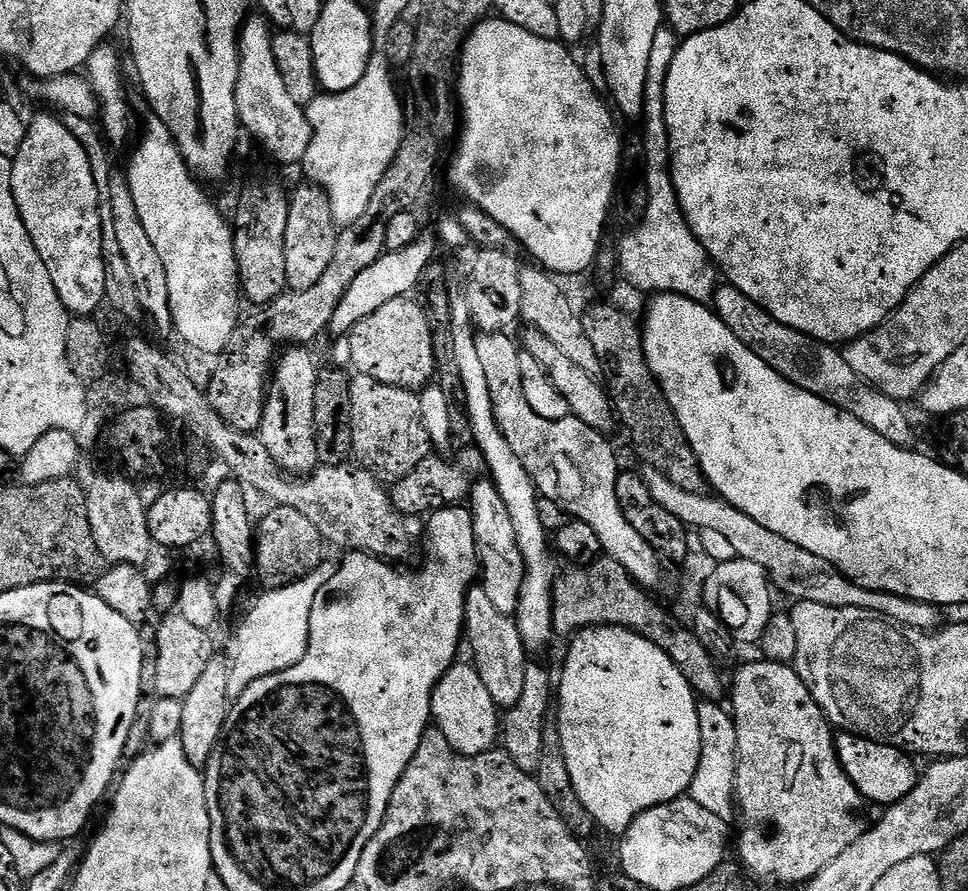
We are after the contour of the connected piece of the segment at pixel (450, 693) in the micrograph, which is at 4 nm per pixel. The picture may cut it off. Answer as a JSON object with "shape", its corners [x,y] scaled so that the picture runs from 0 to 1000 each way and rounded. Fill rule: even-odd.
{"shape":[[[472,743],[450,767],[446,777],[445,811],[461,828],[463,836],[476,848],[509,843],[519,826],[519,804],[510,783],[506,783],[494,752],[487,744]]]}

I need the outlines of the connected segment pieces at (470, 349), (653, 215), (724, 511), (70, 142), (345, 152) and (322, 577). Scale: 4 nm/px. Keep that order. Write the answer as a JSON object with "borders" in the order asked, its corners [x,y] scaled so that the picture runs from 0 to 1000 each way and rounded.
{"borders":[[[[478,327],[466,329],[467,347],[465,348],[465,366],[469,379],[469,402],[471,416],[475,420],[475,431],[479,435],[477,452],[483,465],[483,475],[488,477],[487,493],[492,494],[500,516],[504,520],[503,533],[511,543],[514,554],[519,554],[519,563],[523,563],[523,572],[527,572],[527,581],[531,586],[531,600],[535,604],[535,617],[539,617],[541,627],[541,652],[535,671],[533,690],[535,712],[541,722],[541,730],[545,734],[558,732],[569,718],[572,718],[570,707],[570,624],[568,614],[568,598],[556,586],[556,553],[550,542],[548,532],[543,532],[543,523],[535,519],[531,505],[523,496],[523,492],[512,478],[508,467],[508,452],[502,433],[502,415],[498,415],[498,405],[494,403],[492,379],[494,369],[488,363],[486,343],[482,331]]],[[[687,29],[680,34],[680,39],[676,42],[676,53],[671,56],[671,74],[667,82],[667,114],[665,116],[665,128],[663,131],[663,140],[665,139],[665,157],[663,156],[663,196],[665,199],[665,210],[663,214],[669,220],[669,226],[665,232],[665,244],[661,247],[661,250],[656,253],[649,262],[640,269],[640,278],[638,277],[638,305],[639,309],[645,309],[645,314],[653,323],[658,323],[661,328],[669,328],[668,330],[681,330],[684,328],[691,328],[692,330],[700,330],[701,332],[708,332],[713,334],[717,339],[722,341],[731,341],[737,336],[738,329],[742,322],[742,302],[737,296],[735,290],[731,288],[731,282],[725,276],[725,272],[721,272],[721,267],[713,258],[713,254],[709,249],[707,238],[702,233],[700,227],[700,218],[698,217],[698,210],[694,203],[694,169],[690,167],[690,143],[688,141],[688,83],[692,83],[692,70],[696,70],[696,61],[702,54],[702,45],[697,36],[693,31]]],[[[666,524],[663,533],[671,550],[671,559],[676,559],[676,563],[680,563],[684,572],[696,577],[696,581],[700,581],[700,586],[705,586],[712,594],[739,595],[748,600],[758,613],[760,625],[771,631],[779,631],[779,635],[786,637],[803,666],[811,664],[818,669],[819,675],[845,676],[845,680],[903,685],[915,696],[923,696],[925,700],[954,709],[966,709],[976,704],[977,695],[971,688],[974,687],[972,679],[937,673],[923,664],[900,664],[897,660],[886,658],[881,651],[875,651],[865,637],[853,631],[853,626],[845,626],[845,622],[837,622],[837,617],[820,613],[820,608],[808,604],[808,599],[791,595],[787,586],[779,586],[779,581],[767,577],[767,572],[754,568],[749,561],[736,554],[704,550],[696,545],[696,541],[692,541],[692,536],[688,536],[688,532],[671,524]]],[[[37,130],[28,136],[26,158],[12,180],[12,212],[19,240],[39,281],[39,290],[48,299],[64,334],[64,343],[79,357],[91,357],[108,340],[110,294],[105,281],[105,245],[103,244],[103,223],[101,209],[97,209],[97,191],[93,191],[93,177],[85,168],[85,159],[72,150],[65,134],[58,130]]],[[[388,56],[374,83],[374,92],[370,92],[362,101],[342,105],[329,105],[317,118],[318,136],[322,138],[322,158],[320,168],[316,168],[312,181],[312,190],[319,203],[330,209],[341,222],[341,231],[345,236],[348,253],[370,249],[373,240],[378,240],[378,231],[382,231],[382,222],[386,222],[386,213],[395,204],[399,191],[407,182],[414,162],[417,160],[417,121],[413,118],[413,108],[405,100],[403,73],[396,57]]],[[[336,631],[310,651],[293,660],[283,660],[272,666],[273,670],[256,687],[256,692],[244,709],[244,733],[238,736],[233,779],[237,787],[246,785],[267,761],[287,756],[304,747],[316,734],[320,712],[320,685],[333,658],[343,648],[344,634]]]]}

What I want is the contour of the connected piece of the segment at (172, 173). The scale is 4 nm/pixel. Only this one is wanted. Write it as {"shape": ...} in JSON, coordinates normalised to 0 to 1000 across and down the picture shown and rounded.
{"shape":[[[154,132],[149,139],[147,157],[136,171],[130,201],[151,264],[171,299],[178,367],[181,376],[186,376],[196,389],[207,395],[226,397],[230,395],[233,384],[238,384],[238,375],[242,375],[250,342],[248,301],[244,297],[237,244],[230,242],[223,235],[222,227],[207,212],[208,203],[194,190],[194,183],[188,177],[186,165],[182,163],[174,143]]]}

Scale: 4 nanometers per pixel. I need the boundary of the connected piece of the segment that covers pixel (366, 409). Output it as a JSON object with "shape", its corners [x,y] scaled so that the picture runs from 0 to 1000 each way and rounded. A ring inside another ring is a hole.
{"shape":[[[371,420],[365,421],[363,428],[364,512],[367,520],[397,541],[419,536],[419,532],[447,506],[446,493],[440,478],[436,478],[433,443],[420,435],[408,435]]]}

